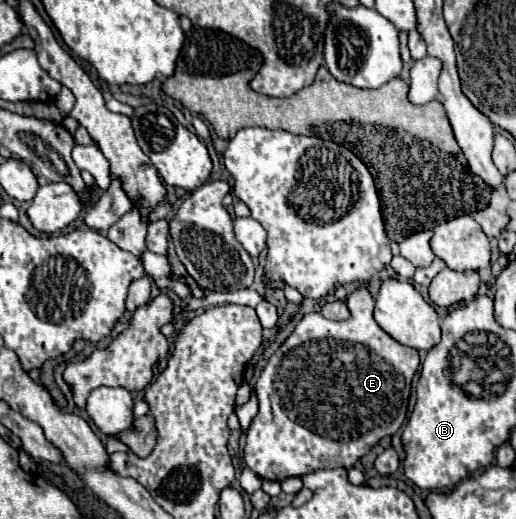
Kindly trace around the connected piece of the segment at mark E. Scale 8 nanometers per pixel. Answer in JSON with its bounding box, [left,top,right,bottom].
[243,289,419,483]

